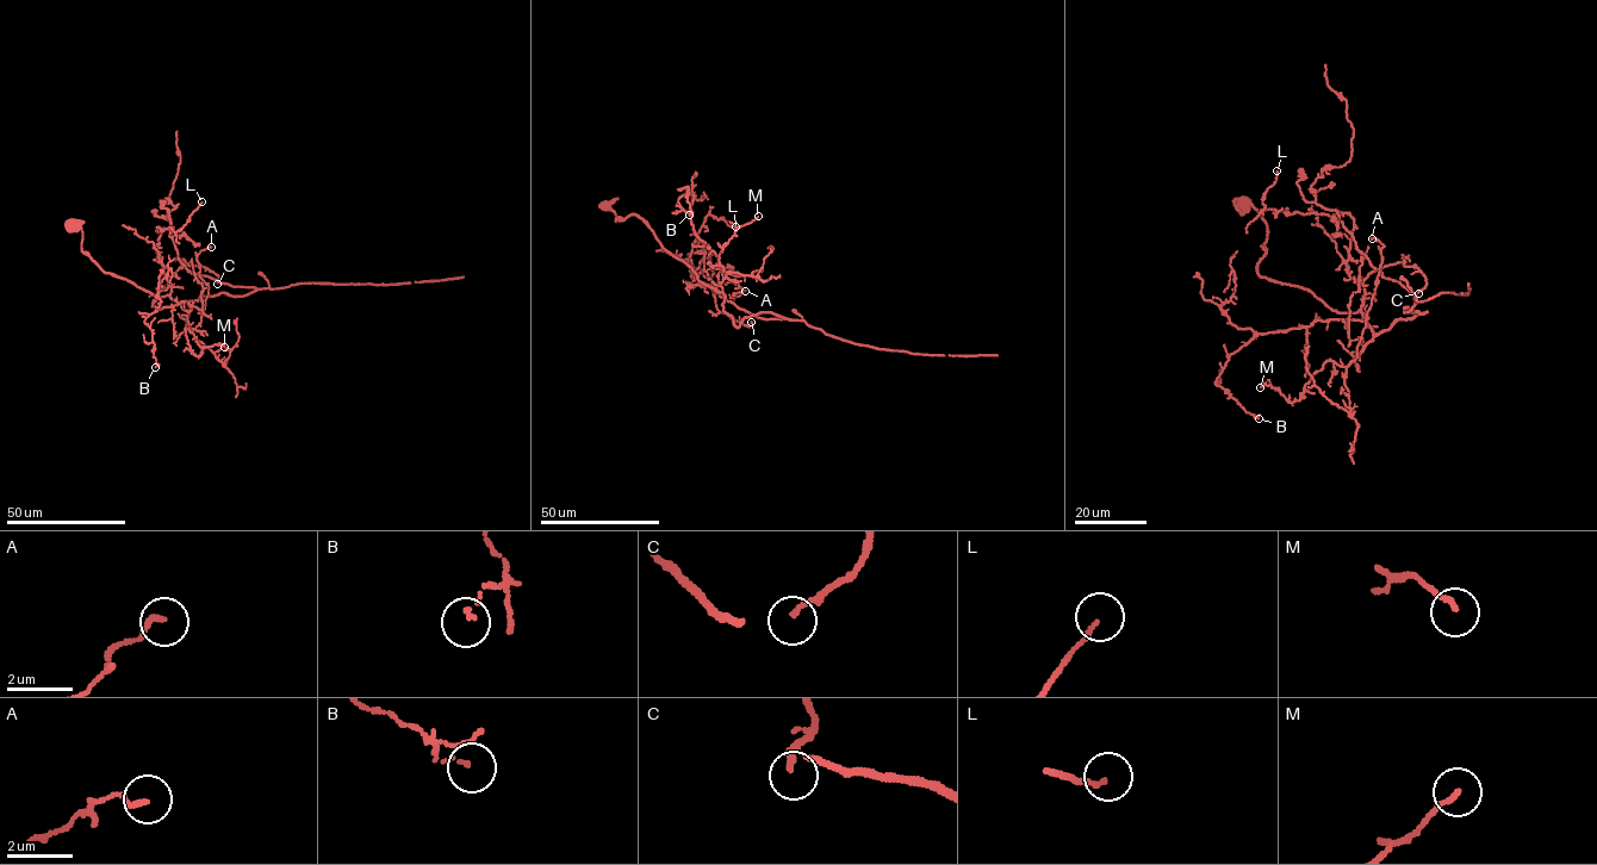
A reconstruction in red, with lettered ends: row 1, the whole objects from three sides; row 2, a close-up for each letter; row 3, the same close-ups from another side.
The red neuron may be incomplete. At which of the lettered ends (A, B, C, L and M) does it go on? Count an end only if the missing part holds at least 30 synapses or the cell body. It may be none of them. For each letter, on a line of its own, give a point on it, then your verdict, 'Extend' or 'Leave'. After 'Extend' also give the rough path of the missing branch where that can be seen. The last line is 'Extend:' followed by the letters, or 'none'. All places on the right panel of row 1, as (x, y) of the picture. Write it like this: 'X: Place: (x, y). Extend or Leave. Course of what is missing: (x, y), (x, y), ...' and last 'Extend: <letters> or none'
A: Place: (1372, 238). Leave
B: Place: (1259, 418). Leave
C: Place: (1418, 293). Leave
L: Place: (1277, 170). Leave
M: Place: (1260, 387). Leave
Extend: none

